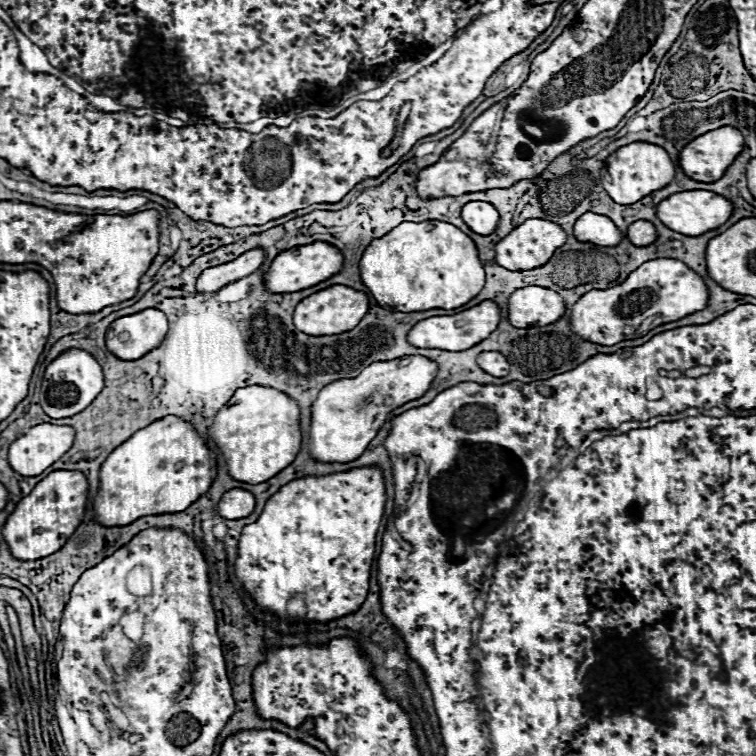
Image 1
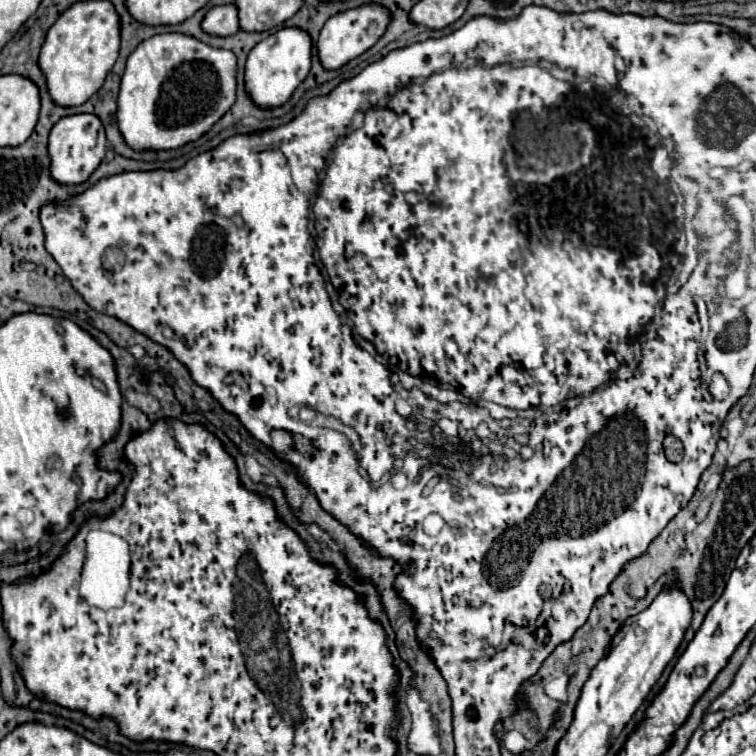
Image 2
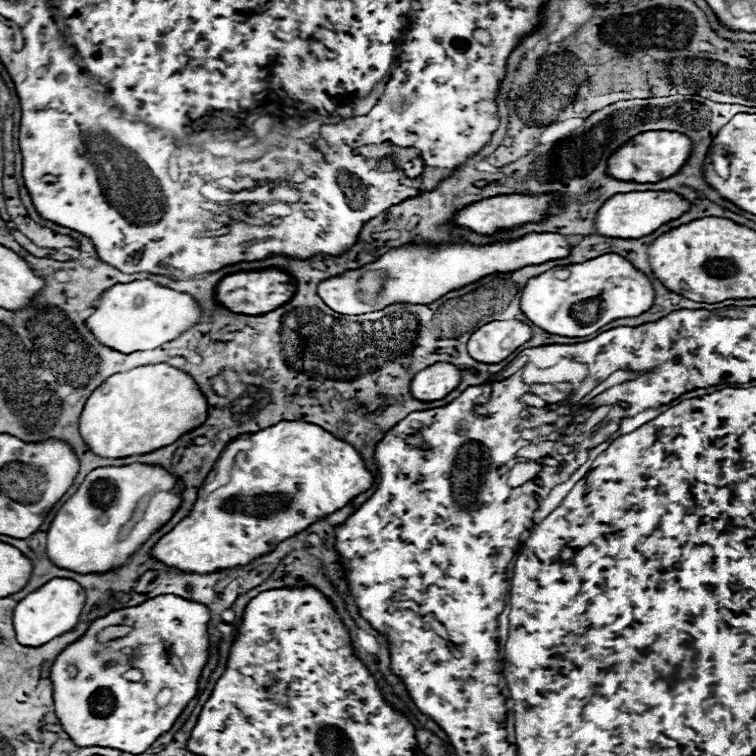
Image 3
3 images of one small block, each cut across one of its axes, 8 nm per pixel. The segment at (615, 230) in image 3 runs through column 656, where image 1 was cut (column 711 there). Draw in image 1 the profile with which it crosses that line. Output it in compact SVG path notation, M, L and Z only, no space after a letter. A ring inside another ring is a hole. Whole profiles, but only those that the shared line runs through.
M710 190L676 192L664 198L656 214L660 222L684 236L700 236L732 216L734 206L720 194Z

